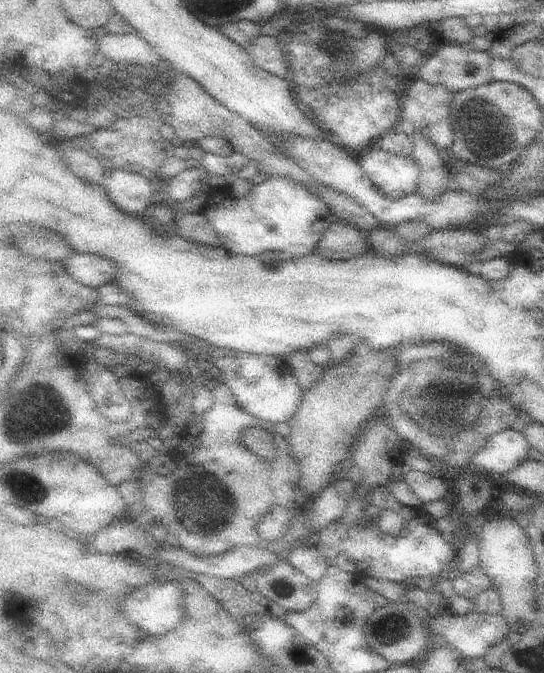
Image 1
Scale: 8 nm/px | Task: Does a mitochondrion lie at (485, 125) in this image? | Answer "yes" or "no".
yes

